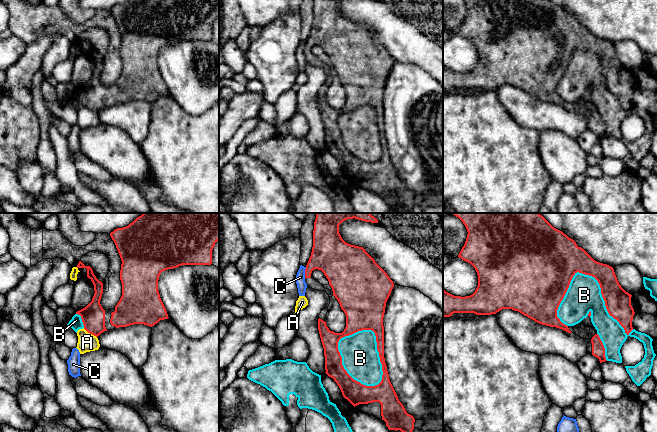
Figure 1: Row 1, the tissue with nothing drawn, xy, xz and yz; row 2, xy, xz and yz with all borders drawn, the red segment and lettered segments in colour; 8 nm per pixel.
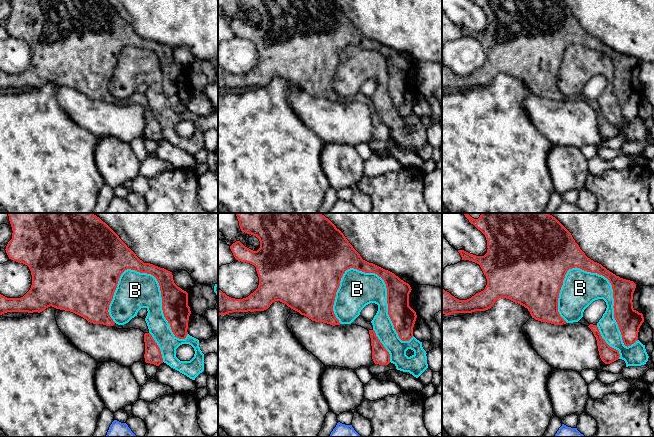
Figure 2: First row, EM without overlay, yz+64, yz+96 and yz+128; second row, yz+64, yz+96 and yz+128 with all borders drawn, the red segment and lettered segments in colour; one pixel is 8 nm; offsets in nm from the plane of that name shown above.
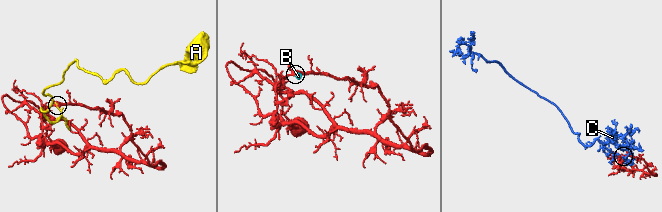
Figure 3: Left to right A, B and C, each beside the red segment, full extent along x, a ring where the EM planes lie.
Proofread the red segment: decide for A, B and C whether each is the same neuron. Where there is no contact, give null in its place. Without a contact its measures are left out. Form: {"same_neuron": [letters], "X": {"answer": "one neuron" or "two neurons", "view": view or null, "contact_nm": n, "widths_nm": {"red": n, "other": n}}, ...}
{"same_neuron": ["B"], "A": {"answer": "two neurons", "view": "xy", "contact_nm": 130, "widths_nm": {"red": 190, "other": 150}}, "B": {"answer": "one neuron", "view": "xz", "contact_nm": 480, "widths_nm": {"red": 180, "other": 300}}, "C": {"answer": "two neurons", "view": "xz", "contact_nm": 90, "widths_nm": {"red": 300, "other": 80}}}

